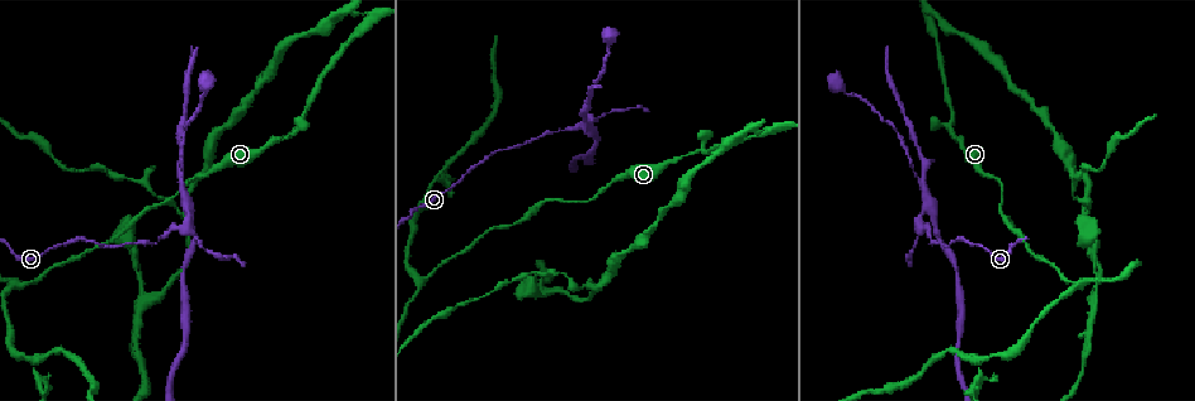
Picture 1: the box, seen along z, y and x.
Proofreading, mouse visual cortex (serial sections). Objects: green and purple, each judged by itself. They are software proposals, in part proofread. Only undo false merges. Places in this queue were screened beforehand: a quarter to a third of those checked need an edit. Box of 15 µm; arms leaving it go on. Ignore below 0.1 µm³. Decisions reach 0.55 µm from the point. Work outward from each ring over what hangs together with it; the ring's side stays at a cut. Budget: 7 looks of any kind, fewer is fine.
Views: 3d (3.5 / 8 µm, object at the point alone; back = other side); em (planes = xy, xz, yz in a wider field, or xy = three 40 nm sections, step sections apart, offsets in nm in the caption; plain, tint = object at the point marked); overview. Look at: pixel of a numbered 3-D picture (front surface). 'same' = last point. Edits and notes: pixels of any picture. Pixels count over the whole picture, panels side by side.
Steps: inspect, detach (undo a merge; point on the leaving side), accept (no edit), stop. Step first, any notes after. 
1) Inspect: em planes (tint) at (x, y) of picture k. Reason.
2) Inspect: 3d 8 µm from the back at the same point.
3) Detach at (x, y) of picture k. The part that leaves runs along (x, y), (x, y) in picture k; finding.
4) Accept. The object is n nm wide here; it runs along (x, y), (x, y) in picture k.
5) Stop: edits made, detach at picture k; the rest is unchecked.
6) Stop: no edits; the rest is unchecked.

Inspect: em xy step 5 (tint) at (363, 22) of picture 1. Narrows sharply.

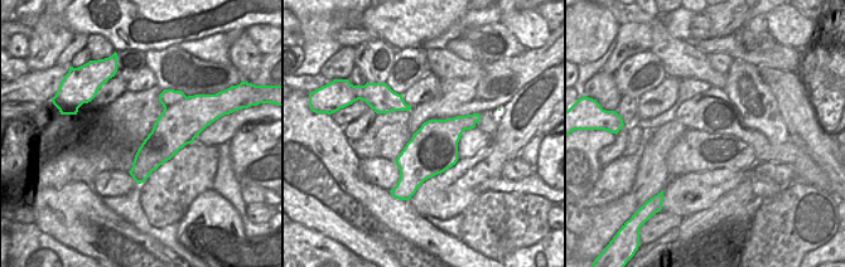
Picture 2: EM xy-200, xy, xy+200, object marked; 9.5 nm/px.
Inspect: 3d 3.5 µm at the same point.

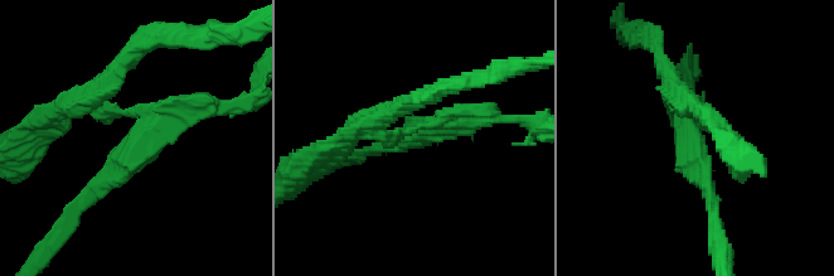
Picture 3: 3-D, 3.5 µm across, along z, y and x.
Detach at (93, 110) of picture 3. The object is 480 nm wide here; the part that leaves runs along (127, 115), (81, 100), (30, 127) in picture 3; two cells meet here.

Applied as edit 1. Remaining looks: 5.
Inspect: overview.

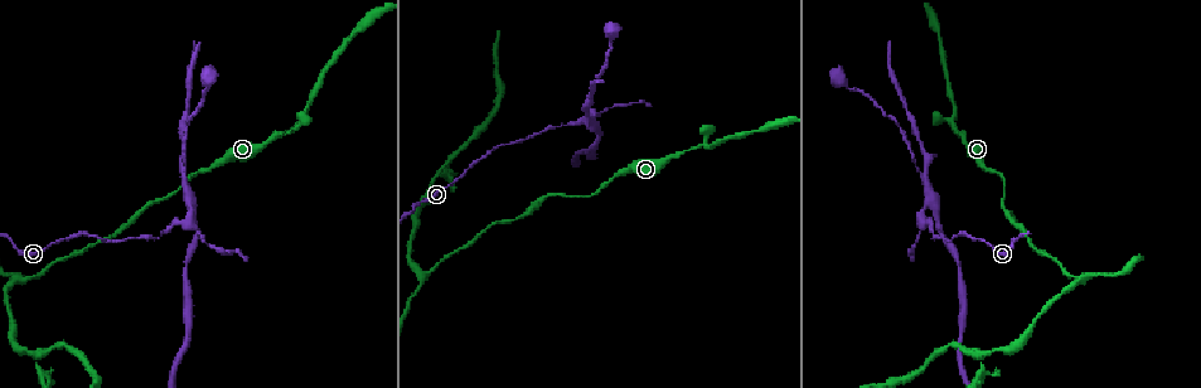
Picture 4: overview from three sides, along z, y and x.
Inspect: 3d 3.5 µm at (930, 208) of picture 4. A fork.

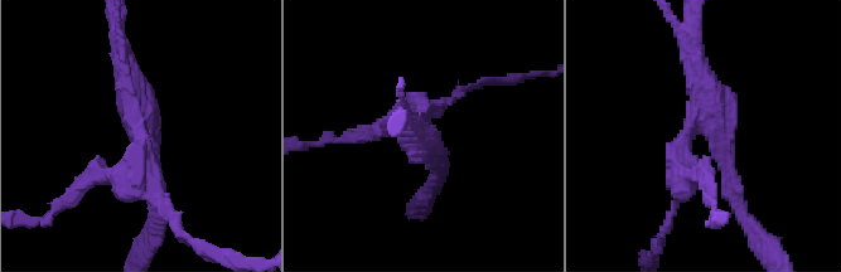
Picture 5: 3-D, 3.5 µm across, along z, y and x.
Inspect: em xy step 3 (tint) at (699, 124) of picture 5. 3 arms meet here; the arms are 200, 300, 300 nm wide; need the tissue.

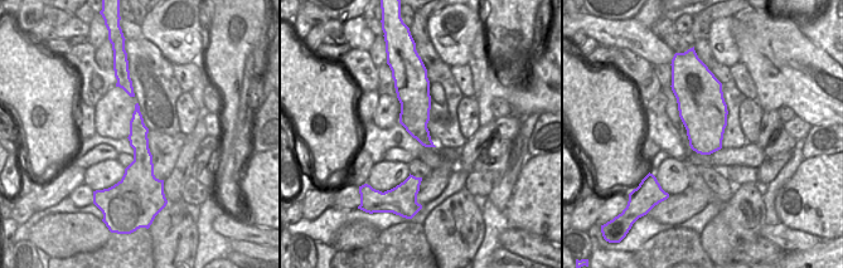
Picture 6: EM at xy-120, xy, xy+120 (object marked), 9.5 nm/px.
Detach at (724, 168) of picture 5. The part that leaves runs along (697, 124), (706, 90), (687, 39) in picture 5; a second cell is stuck on.

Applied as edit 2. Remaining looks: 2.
Stop: edits made, detach at picture 3, detach at picture 5; the rest is unchecked.

